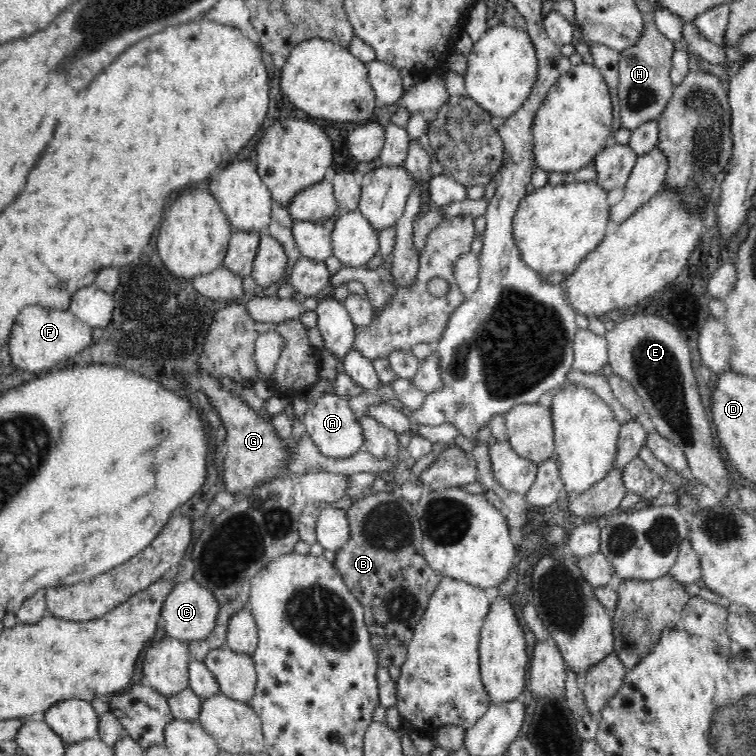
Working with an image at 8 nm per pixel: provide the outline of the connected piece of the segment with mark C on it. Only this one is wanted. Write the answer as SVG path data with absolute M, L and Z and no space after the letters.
M192 578L173 586L163 602L160 618L164 619L164 630L168 637L187 643L201 641L214 630L218 611L219 604L215 596Z

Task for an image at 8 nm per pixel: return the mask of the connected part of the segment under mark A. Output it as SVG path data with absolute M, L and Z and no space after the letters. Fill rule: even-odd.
M330 393L322 395L310 403L303 420L308 436L318 446L322 456L328 457L328 459L350 459L364 448L363 430L356 414L350 409L347 401L339 396Z

